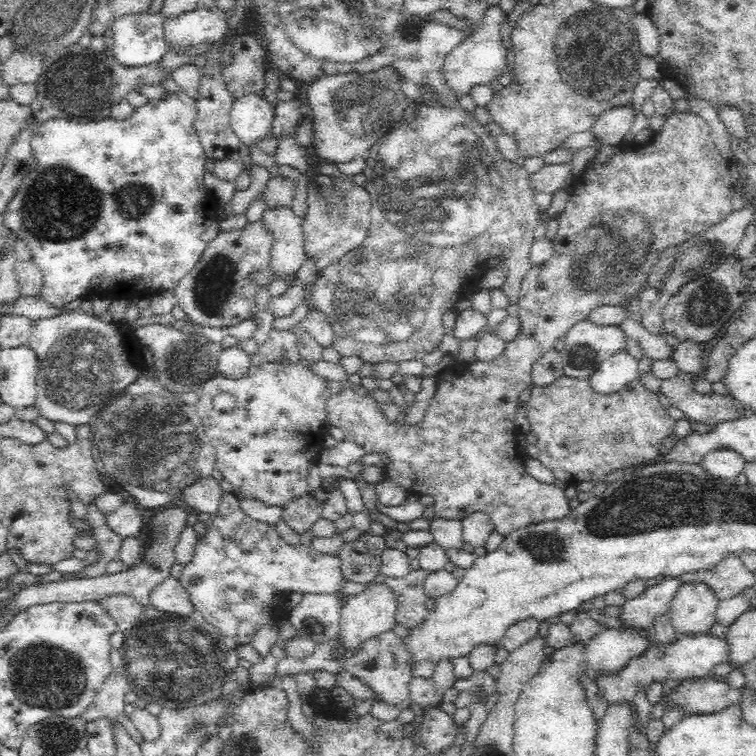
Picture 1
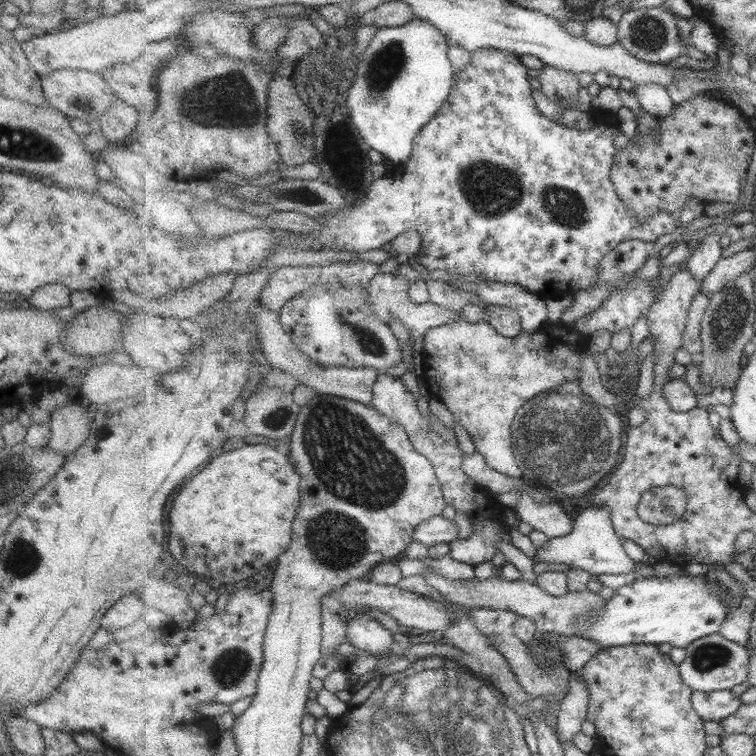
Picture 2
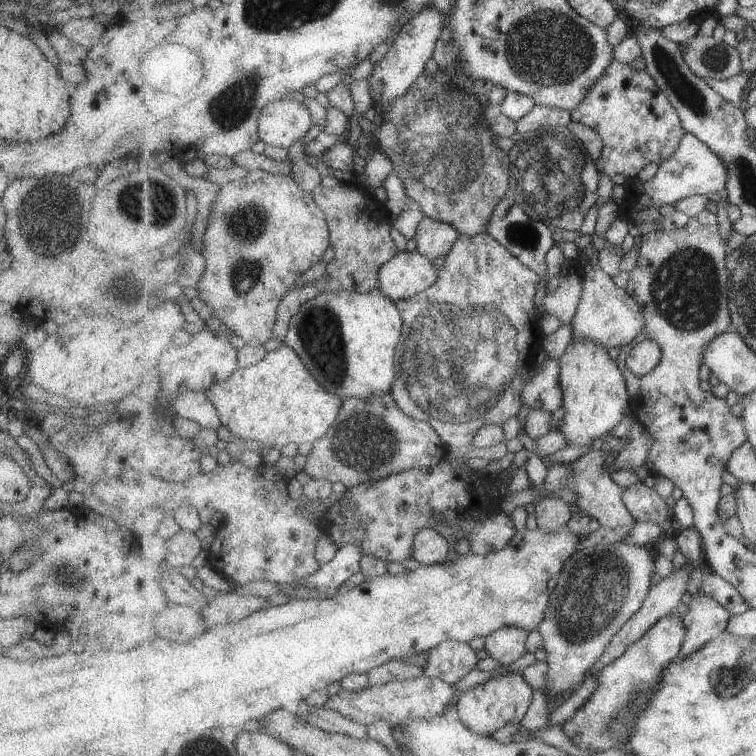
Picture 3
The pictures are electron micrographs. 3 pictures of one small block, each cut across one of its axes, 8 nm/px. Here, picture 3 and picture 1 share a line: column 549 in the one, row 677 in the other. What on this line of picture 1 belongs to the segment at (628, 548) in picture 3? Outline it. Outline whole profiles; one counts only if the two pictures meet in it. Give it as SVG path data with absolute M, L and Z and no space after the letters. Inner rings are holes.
M706 633L703 635L678 635L677 641L671 645L656 643L650 646L644 654L633 658L625 669L617 673L608 673L605 677L598 677L595 682L599 687L598 696L610 702L624 702L632 700L632 696L640 690L647 688L651 683L657 681L662 683L666 678L679 678L680 680L699 679L710 676L712 668L717 664L728 663L730 656L730 645L726 639Z

